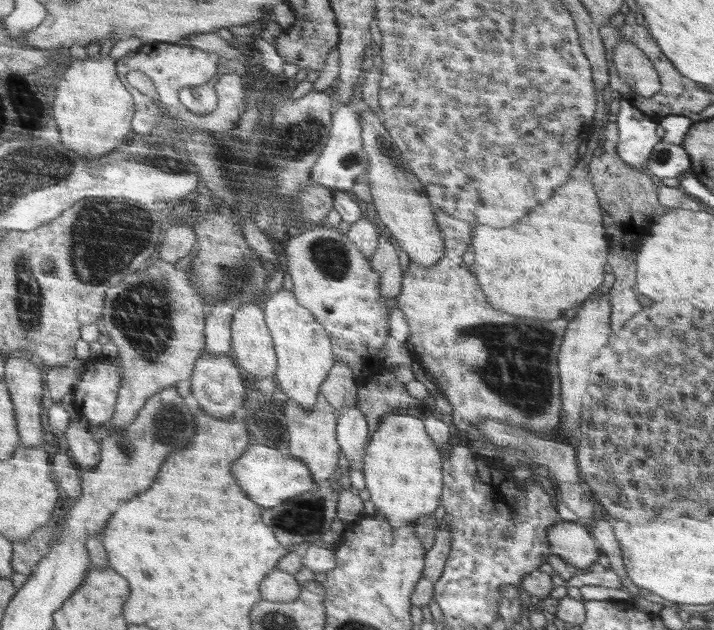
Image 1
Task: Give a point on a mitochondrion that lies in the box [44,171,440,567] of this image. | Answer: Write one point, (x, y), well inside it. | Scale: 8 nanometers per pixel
(105, 238)

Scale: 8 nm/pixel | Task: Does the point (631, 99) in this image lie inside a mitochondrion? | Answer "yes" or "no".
no

